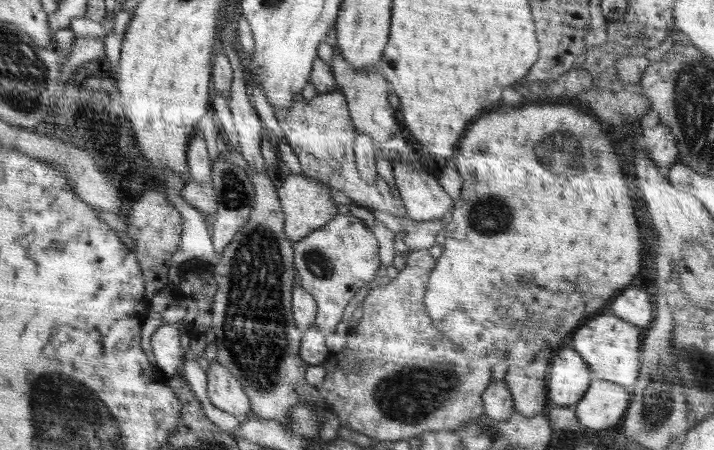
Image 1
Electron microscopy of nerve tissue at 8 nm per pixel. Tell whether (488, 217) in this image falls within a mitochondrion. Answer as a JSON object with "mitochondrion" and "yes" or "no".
{"mitochondrion":"yes"}

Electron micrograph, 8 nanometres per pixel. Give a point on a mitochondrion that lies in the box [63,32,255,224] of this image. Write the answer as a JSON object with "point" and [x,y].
{"point":[234,193]}

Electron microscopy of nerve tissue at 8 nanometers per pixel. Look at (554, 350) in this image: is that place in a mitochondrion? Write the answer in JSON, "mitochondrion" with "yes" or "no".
{"mitochondrion":"no"}

